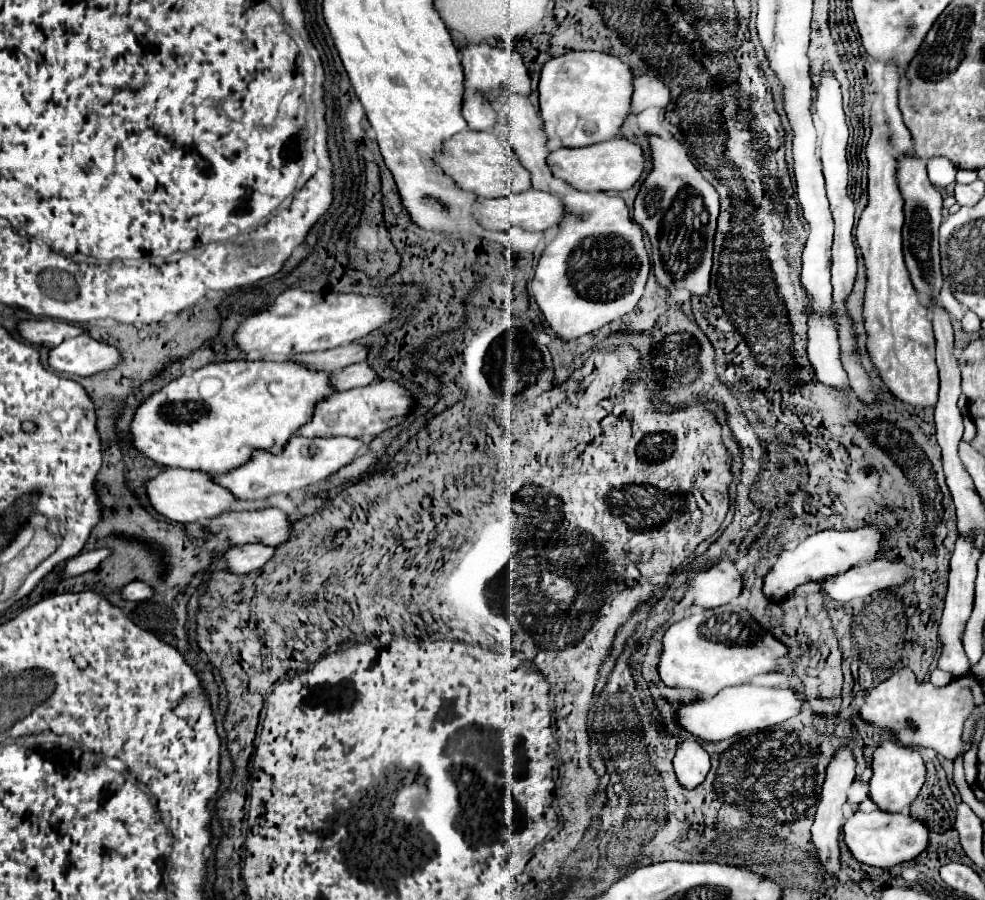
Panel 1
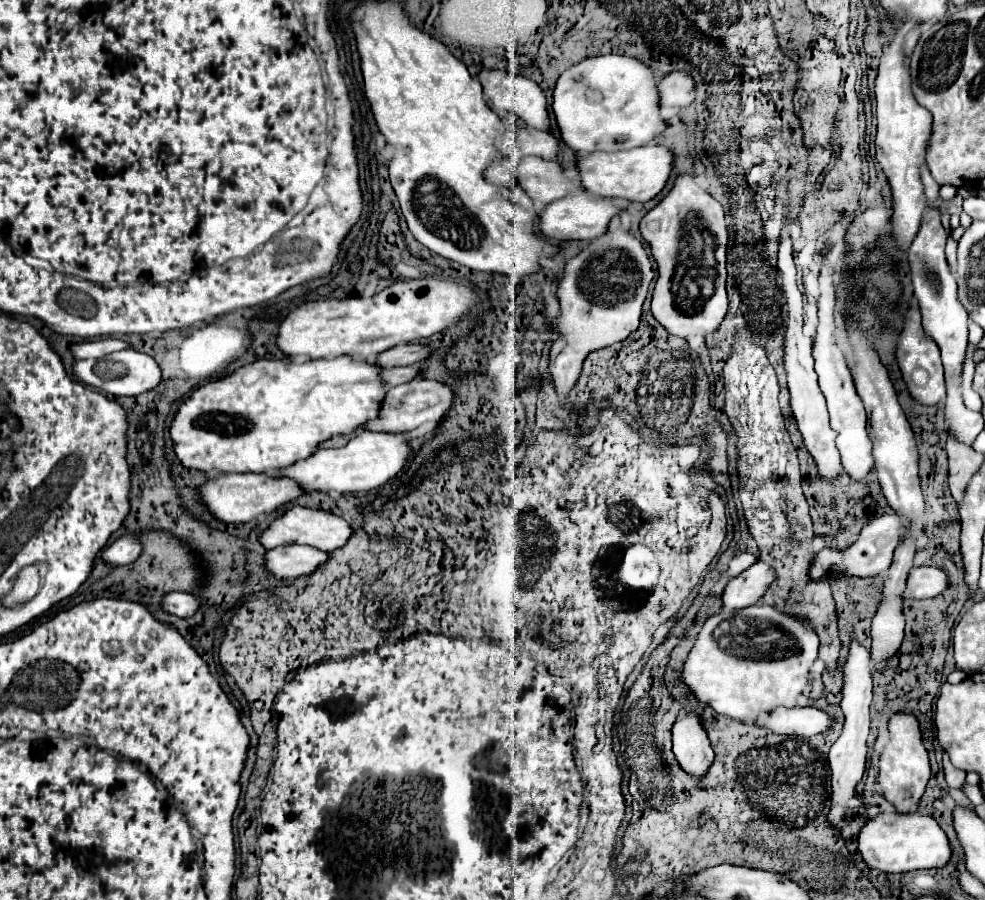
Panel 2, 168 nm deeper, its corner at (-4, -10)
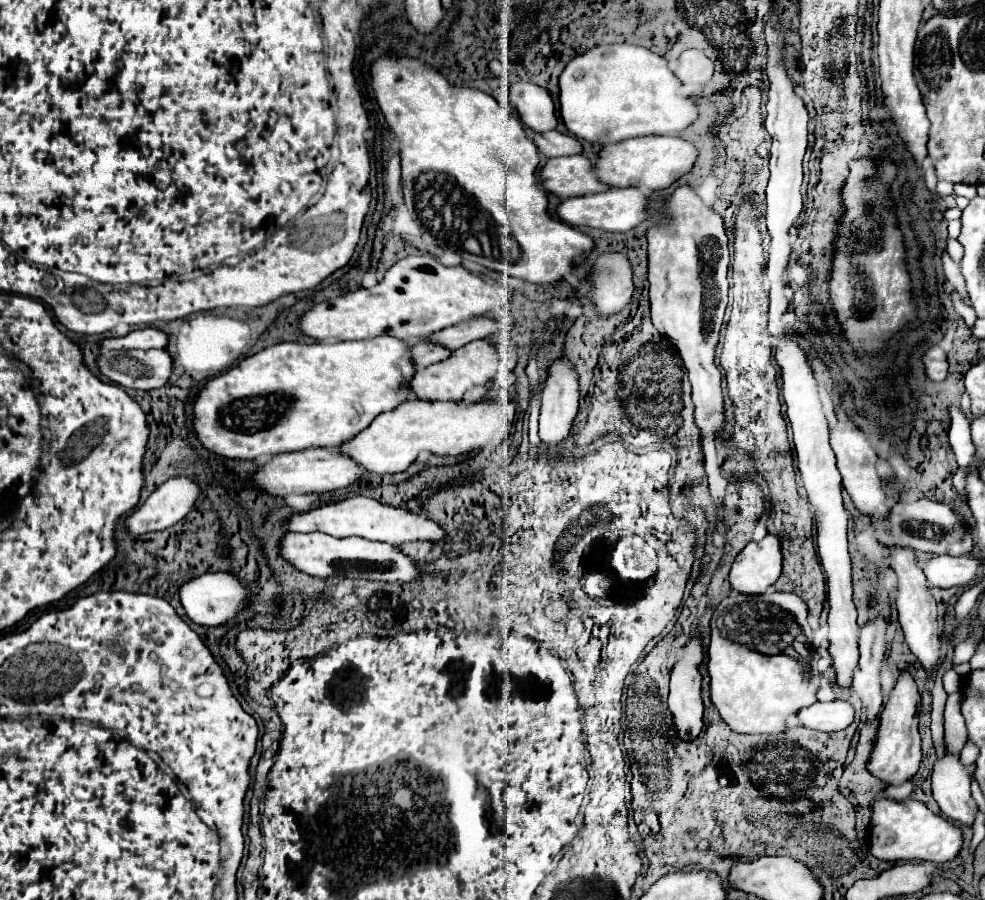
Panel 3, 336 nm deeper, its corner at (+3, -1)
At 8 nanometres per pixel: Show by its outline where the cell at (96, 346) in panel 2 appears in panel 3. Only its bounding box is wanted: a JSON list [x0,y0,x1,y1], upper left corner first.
[101,327,169,349]

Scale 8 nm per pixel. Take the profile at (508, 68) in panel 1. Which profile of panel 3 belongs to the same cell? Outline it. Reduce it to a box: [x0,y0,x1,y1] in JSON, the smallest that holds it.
[511,81,559,133]

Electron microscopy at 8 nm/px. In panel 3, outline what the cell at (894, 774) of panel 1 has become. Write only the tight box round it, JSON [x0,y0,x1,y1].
[867,671,921,785]

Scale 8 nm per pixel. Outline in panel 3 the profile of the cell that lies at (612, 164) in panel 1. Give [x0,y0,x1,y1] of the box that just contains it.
[595,137,699,191]

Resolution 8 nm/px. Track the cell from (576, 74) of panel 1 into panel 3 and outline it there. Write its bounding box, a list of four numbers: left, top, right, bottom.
[559,45,699,145]

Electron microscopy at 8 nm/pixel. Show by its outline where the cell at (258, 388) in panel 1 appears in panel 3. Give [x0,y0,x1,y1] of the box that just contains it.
[193,335,413,459]

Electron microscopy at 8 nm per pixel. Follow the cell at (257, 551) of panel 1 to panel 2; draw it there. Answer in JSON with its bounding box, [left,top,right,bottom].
[264,546,328,580]

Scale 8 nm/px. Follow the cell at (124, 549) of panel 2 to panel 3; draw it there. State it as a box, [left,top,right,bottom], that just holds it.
[127,475,201,535]

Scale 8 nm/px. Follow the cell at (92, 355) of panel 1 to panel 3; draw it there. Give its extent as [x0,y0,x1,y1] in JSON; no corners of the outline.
[99,349,173,391]

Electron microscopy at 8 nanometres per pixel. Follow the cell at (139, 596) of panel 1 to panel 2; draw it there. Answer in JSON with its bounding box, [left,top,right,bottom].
[160,592,200,618]

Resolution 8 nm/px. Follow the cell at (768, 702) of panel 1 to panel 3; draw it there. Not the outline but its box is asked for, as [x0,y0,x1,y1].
[799,701,855,731]

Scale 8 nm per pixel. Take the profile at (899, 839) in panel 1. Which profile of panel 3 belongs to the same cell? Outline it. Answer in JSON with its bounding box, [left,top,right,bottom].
[871,799,963,863]

